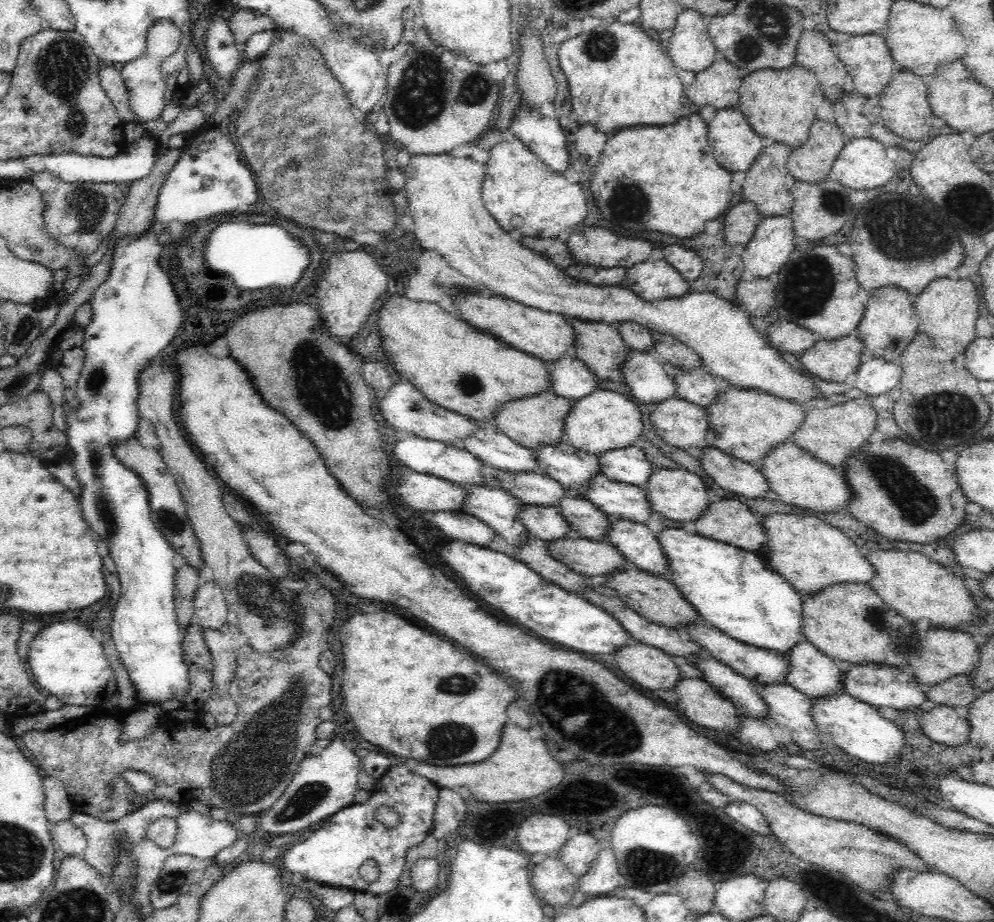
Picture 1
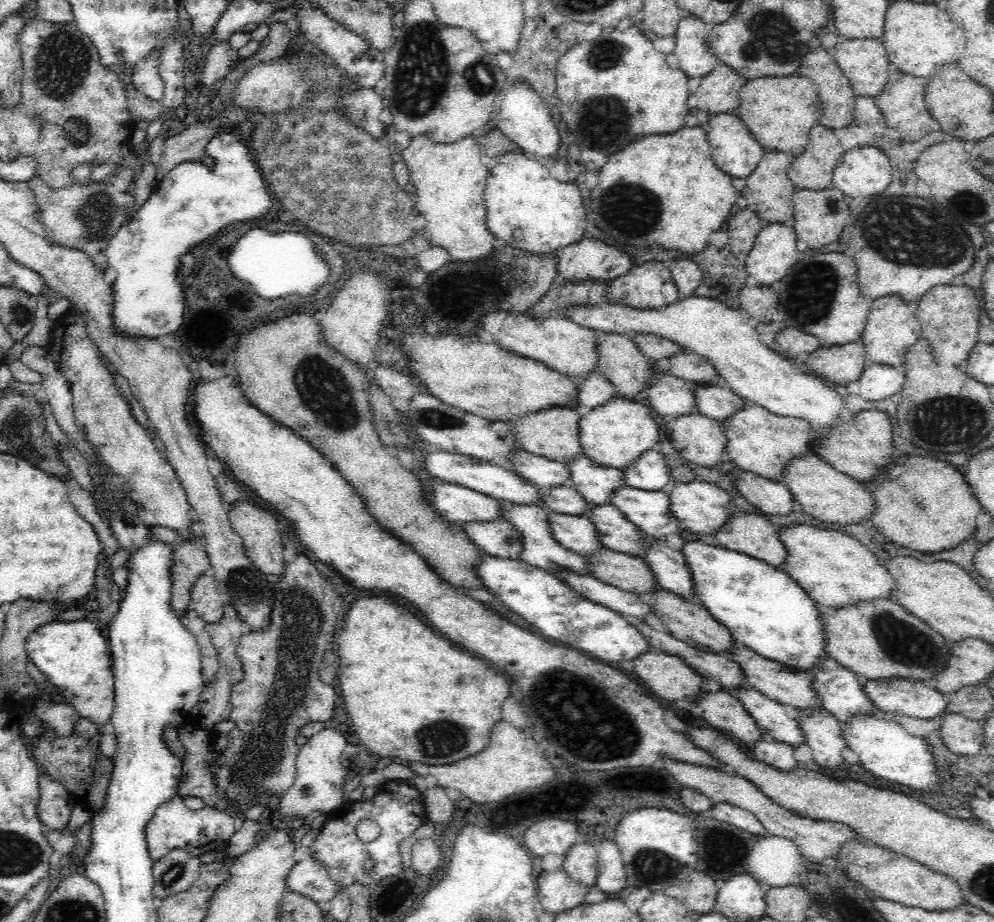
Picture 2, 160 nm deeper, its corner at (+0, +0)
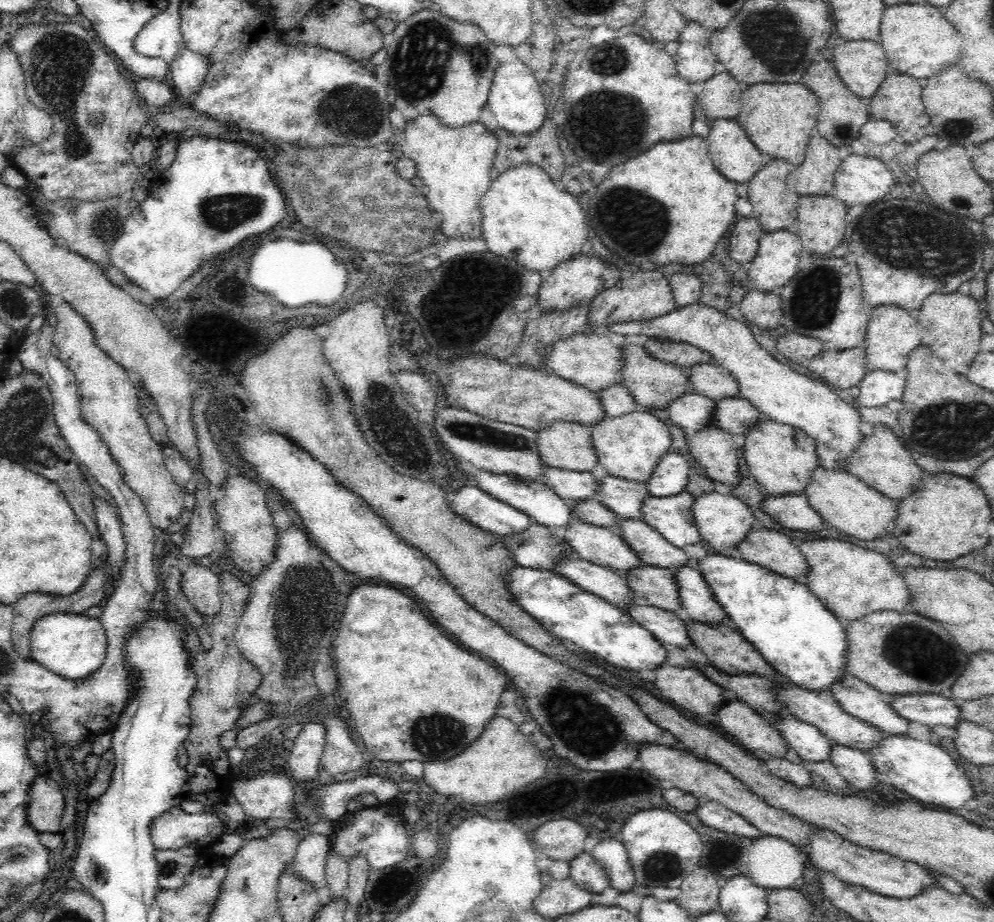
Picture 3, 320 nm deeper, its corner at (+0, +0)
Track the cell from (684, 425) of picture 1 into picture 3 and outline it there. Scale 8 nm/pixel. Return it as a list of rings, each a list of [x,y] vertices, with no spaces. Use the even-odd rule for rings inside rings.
[[[714,425],[706,427],[687,440],[687,447],[714,482],[732,489],[739,485],[743,477],[738,470],[738,447],[730,433]]]

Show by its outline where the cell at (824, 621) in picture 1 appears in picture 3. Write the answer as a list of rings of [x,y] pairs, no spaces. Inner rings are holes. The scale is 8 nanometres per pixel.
[[[876,611],[860,620],[843,624],[847,634],[847,672],[890,696],[914,693],[942,694],[945,690],[951,690],[952,685],[964,674],[968,666],[969,655],[958,646],[956,639],[936,621],[918,613]]]

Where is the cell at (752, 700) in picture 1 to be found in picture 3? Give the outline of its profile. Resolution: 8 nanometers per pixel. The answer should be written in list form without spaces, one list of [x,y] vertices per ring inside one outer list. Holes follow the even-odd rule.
[[[789,714],[784,719],[776,719],[773,726],[782,733],[788,747],[794,749],[805,761],[831,762],[834,746],[816,726],[804,723]]]

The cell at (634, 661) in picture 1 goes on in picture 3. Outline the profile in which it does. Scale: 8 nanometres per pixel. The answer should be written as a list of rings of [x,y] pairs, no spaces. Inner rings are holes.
[[[662,663],[655,670],[655,673],[656,688],[661,692],[662,696],[672,700],[672,702],[676,702],[682,708],[690,709],[690,712],[695,712],[699,715],[716,715],[720,709],[723,709],[728,704],[728,701],[722,696],[724,688],[712,682],[699,669],[676,667]]]

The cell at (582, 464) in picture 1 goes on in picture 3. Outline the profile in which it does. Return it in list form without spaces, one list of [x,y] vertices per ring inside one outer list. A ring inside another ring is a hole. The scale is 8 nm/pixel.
[[[607,475],[599,480],[598,501],[621,519],[643,520],[642,505],[649,499],[647,485]]]

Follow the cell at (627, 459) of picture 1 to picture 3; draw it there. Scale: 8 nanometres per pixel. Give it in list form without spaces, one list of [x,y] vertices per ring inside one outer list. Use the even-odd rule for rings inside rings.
[[[666,453],[648,479],[647,489],[652,497],[666,498],[685,491],[692,463],[680,453]]]

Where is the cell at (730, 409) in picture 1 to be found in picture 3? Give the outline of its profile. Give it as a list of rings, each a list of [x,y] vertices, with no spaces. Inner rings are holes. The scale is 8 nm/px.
[[[764,417],[751,426],[745,434],[744,458],[749,466],[749,476],[754,478],[768,495],[786,496],[804,493],[813,472],[820,467],[817,446],[806,433]]]

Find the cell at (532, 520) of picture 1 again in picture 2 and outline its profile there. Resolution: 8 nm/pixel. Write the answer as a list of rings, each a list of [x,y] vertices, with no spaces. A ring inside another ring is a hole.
[[[552,512],[549,527],[558,543],[580,556],[595,555],[606,549],[600,543],[594,523],[587,516]]]

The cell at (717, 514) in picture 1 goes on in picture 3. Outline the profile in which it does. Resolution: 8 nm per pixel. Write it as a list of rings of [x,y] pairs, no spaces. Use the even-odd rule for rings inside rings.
[[[758,526],[737,549],[746,562],[756,563],[793,581],[808,574],[809,566],[802,551],[781,532]]]

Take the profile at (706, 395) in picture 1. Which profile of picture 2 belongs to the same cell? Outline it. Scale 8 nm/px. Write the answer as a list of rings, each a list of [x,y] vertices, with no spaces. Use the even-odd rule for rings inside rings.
[[[727,385],[699,386],[695,401],[698,413],[721,423],[738,414],[745,405],[744,399]]]

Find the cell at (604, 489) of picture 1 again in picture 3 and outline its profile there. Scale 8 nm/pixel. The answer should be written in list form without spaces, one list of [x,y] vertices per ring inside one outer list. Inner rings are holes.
[[[686,491],[666,498],[650,497],[641,508],[643,520],[678,548],[704,543],[692,514],[694,503],[695,497]]]

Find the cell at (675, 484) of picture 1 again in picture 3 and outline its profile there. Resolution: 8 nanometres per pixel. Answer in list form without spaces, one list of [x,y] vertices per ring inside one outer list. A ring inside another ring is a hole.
[[[715,490],[709,495],[695,497],[695,503],[692,505],[692,514],[694,520],[697,522],[698,530],[704,543],[710,544],[713,550],[716,550],[719,554],[729,553],[729,555],[726,556],[730,556],[732,550],[734,548],[737,549],[737,546],[746,538],[746,535],[759,525],[756,516],[753,515],[753,512],[745,502],[742,502],[742,500],[732,495],[724,495],[718,492],[718,490]]]

